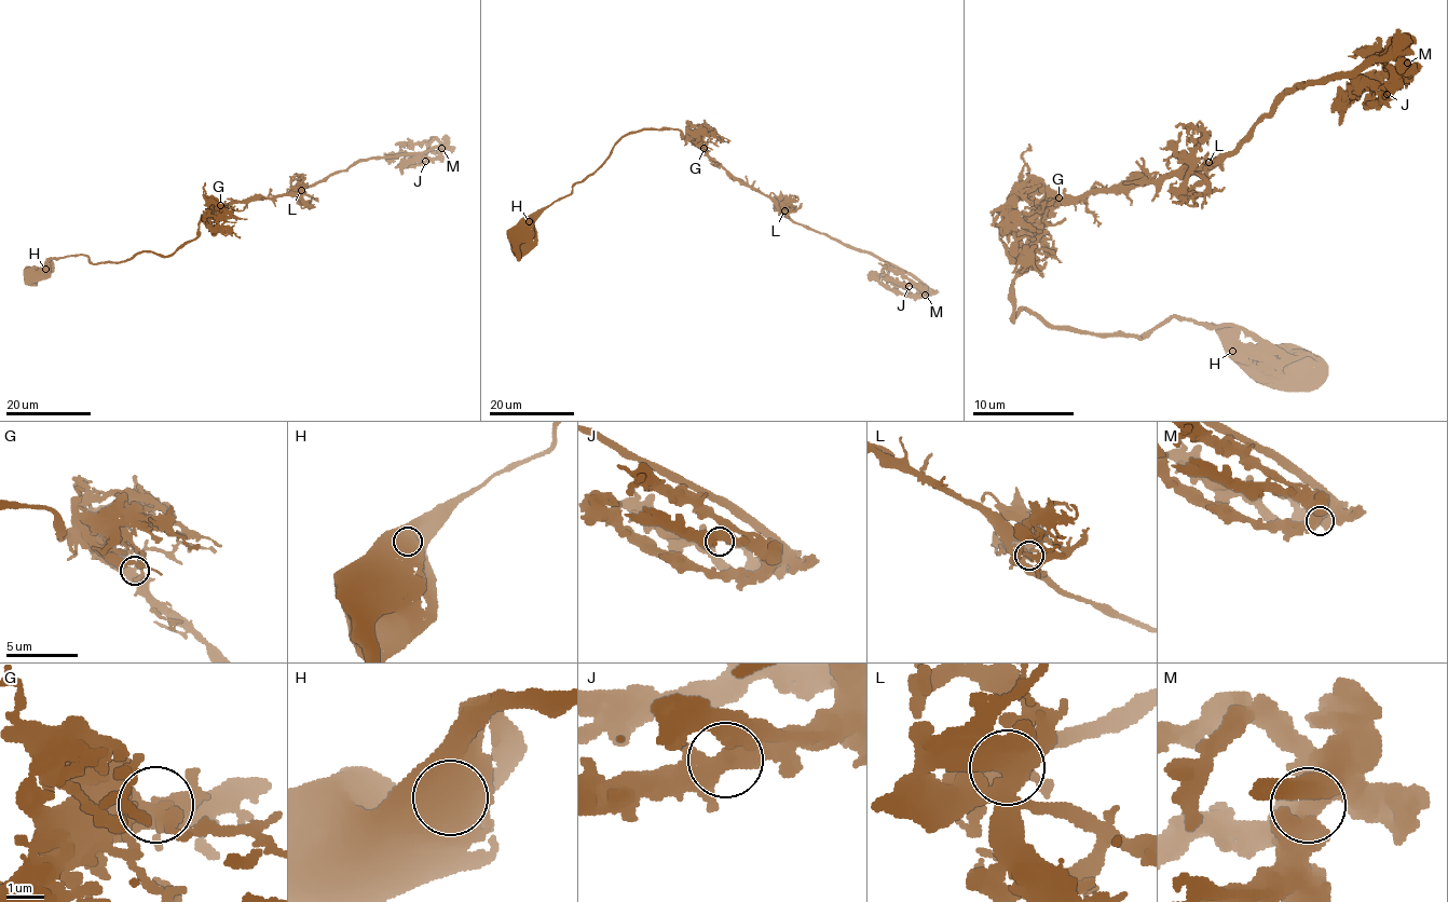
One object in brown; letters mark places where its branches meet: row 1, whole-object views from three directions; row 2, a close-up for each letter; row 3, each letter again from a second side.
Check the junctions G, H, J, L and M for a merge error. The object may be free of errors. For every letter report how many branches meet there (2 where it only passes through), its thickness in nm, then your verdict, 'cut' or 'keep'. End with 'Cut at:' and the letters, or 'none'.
G: branches 3; calibre 480 nm; keep
H: branches 1; calibre 600 nm; keep
J: branches 4; calibre 440 nm; keep
L: branches 1; calibre 500 nm; keep
M: branches 2; calibre 650 nm; keep
Cut at: none

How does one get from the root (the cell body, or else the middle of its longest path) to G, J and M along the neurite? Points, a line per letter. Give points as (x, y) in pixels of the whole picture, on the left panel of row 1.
G: (33, 272), (67, 256), (85, 255), (93, 263), (142, 251), (171, 256), (220, 205)
J: (33, 272), (67, 256), (171, 256), (219, 207), (296, 194), (371, 158), (425, 161)
M: (33, 272), (67, 256), (171, 256), (219, 207), (296, 194), (371, 158), (435, 158), (441, 148)

